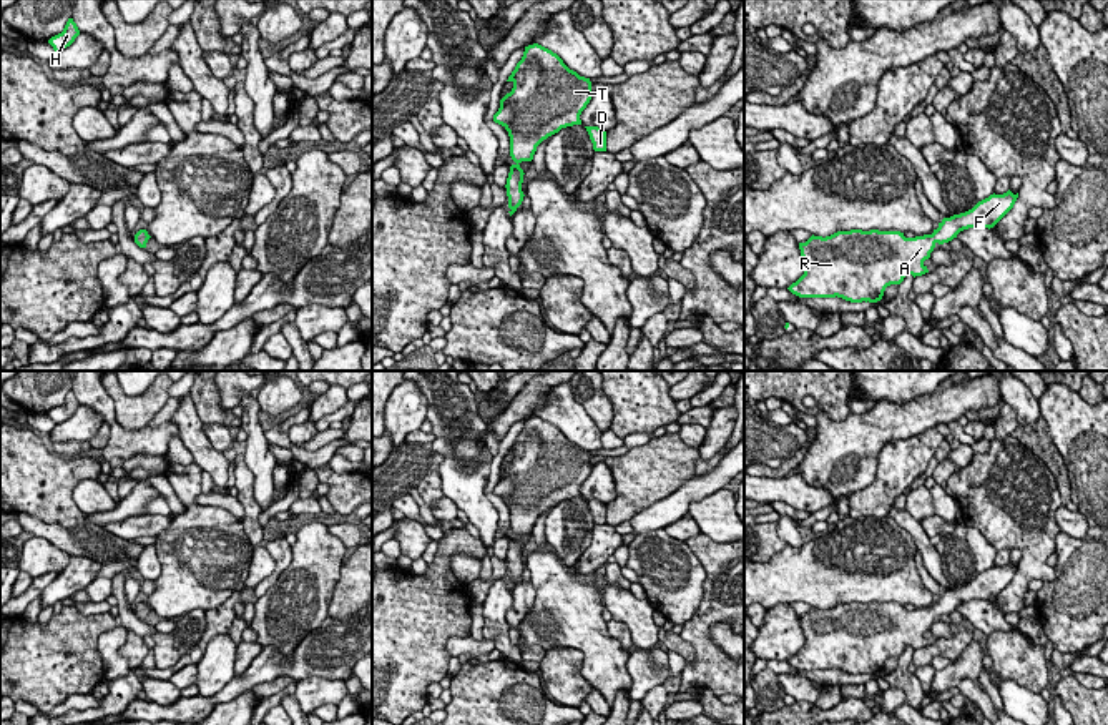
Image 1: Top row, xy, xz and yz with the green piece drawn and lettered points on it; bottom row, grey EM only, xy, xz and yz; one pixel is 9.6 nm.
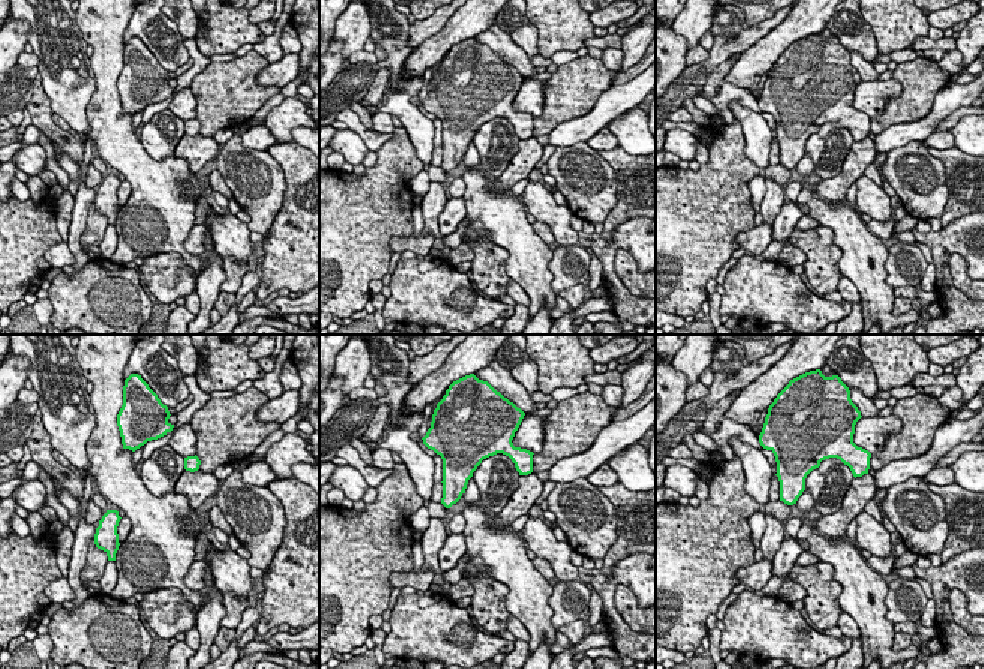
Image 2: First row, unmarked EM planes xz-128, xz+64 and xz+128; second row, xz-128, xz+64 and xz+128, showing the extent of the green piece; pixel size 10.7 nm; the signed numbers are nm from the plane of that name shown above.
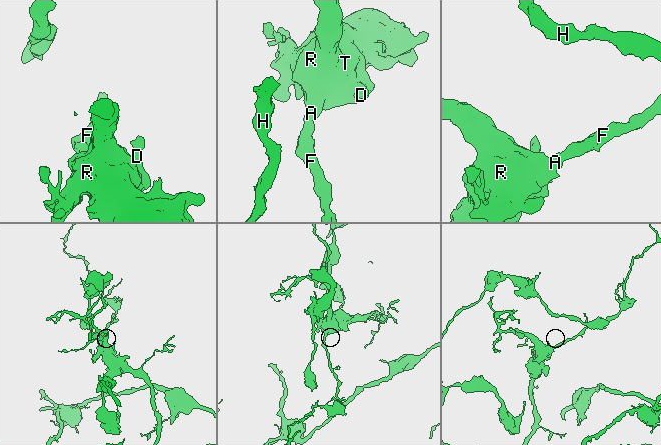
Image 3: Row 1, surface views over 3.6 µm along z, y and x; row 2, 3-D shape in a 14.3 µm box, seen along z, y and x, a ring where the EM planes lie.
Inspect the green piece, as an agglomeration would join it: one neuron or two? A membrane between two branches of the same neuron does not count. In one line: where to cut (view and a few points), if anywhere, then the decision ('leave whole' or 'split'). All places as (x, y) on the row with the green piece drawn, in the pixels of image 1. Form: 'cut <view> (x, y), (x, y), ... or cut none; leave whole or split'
cut none; leave whole

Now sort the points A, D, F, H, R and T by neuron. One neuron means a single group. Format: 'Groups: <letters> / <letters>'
Groups: A D F H R T

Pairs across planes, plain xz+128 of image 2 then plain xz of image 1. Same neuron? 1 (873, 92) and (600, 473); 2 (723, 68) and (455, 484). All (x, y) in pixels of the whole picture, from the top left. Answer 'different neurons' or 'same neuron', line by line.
1: same neuron
2: different neurons

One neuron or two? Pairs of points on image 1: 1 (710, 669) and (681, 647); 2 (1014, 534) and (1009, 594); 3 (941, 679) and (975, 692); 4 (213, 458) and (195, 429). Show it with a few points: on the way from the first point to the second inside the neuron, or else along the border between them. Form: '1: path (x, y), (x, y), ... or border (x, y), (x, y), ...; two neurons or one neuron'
1: border (678, 636), (693, 649), (691, 662); two neurons
2: path (1027, 549), (1027, 571), (1022, 579); one neuron
3: border (957, 684), (964, 679), (972, 679), (979, 685); two neurons
4: path (206, 451), (195, 436); one neuron

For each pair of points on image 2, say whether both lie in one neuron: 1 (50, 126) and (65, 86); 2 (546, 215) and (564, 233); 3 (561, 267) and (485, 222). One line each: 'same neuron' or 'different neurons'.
1: different neurons
2: same neuron
3: different neurons

